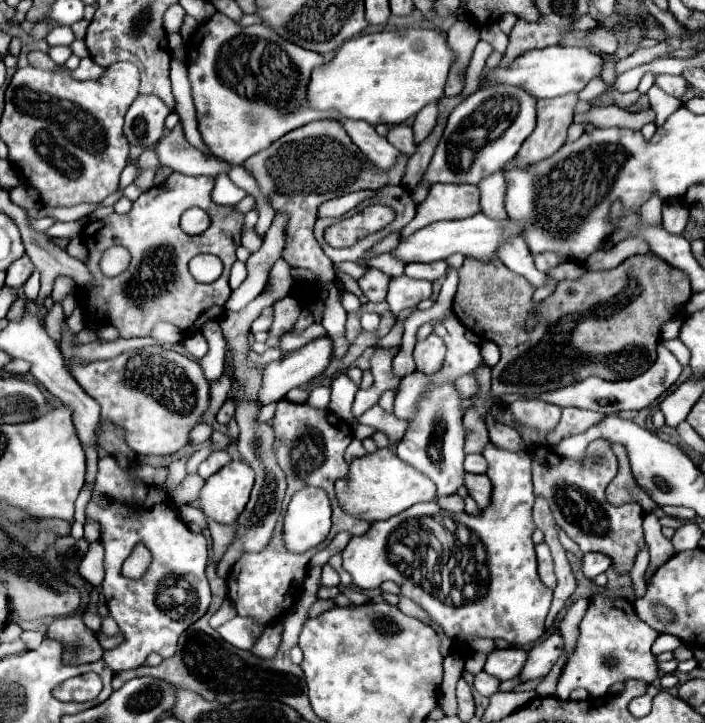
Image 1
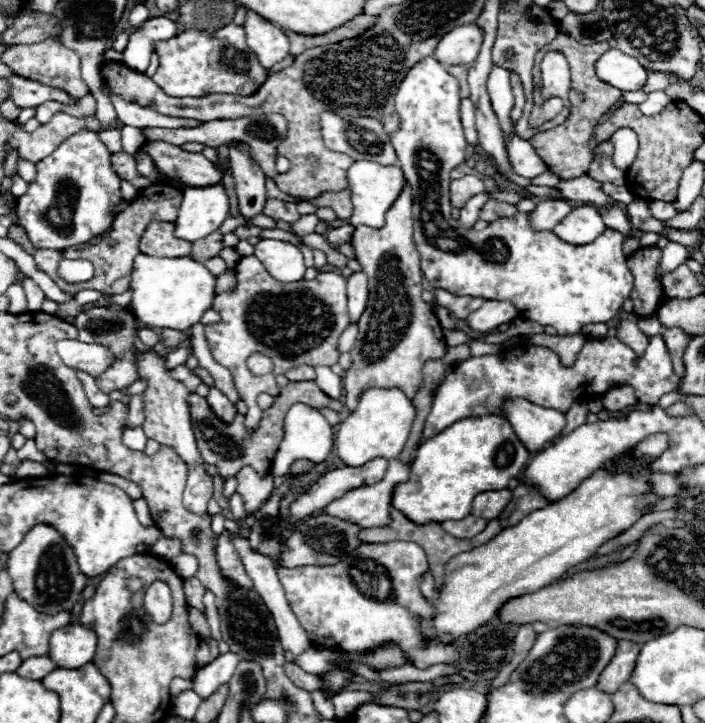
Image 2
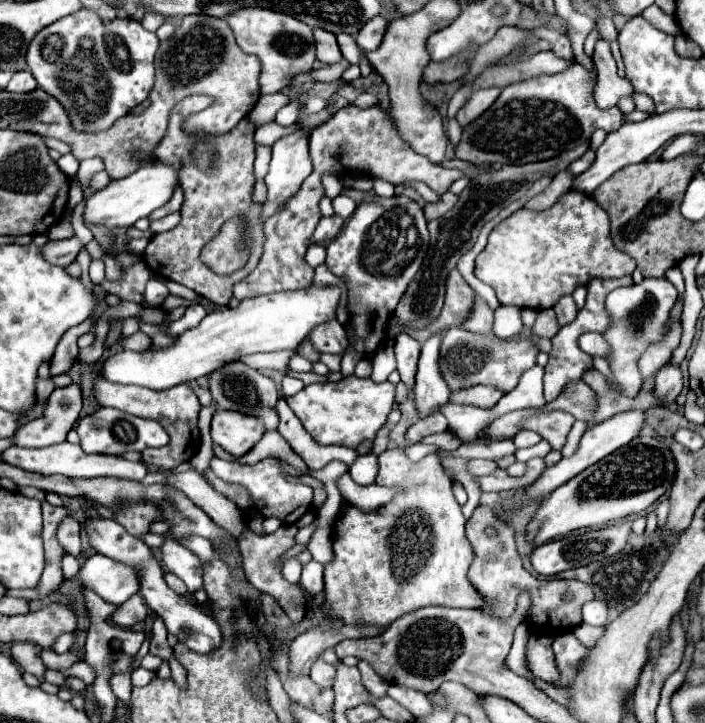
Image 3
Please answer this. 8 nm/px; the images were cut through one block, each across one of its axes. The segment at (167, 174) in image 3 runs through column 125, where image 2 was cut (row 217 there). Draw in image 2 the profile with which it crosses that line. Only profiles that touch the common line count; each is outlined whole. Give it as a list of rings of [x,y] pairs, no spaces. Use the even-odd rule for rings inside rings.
[[[222,184],[206,188],[184,188],[184,198],[178,210],[176,236],[188,242],[206,238],[228,218],[230,198]]]

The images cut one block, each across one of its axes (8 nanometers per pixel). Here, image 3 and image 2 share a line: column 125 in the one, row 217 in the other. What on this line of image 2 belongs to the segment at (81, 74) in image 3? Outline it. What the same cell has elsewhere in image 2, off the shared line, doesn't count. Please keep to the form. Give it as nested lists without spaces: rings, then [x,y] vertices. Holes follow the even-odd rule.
[[[80,130],[80,134],[72,134],[72,138],[66,138],[48,158],[36,162],[36,178],[28,184],[28,192],[18,198],[18,224],[24,226],[30,242],[36,248],[48,248],[48,250],[66,250],[70,246],[84,244],[92,240],[94,236],[106,232],[116,214],[116,206],[120,206],[122,194],[120,194],[120,176],[114,172],[110,162],[110,152],[106,146],[98,140],[98,134],[92,134],[92,130]]]

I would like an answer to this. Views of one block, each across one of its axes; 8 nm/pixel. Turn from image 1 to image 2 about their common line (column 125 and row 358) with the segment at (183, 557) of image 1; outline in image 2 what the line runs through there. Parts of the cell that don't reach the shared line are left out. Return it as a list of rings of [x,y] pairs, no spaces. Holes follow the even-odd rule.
[[[662,334],[652,336],[646,352],[638,358],[632,348],[618,342],[616,338],[604,340],[588,340],[584,342],[576,362],[572,368],[562,368],[560,356],[544,346],[518,346],[510,352],[498,356],[472,356],[460,364],[456,364],[438,386],[430,416],[424,424],[424,438],[440,434],[450,424],[482,414],[502,414],[502,398],[520,396],[538,406],[554,408],[560,412],[568,412],[572,402],[580,398],[590,398],[606,392],[612,384],[630,384],[636,392],[638,402],[642,404],[658,404],[662,394],[676,390],[680,378],[674,374],[672,360],[668,348],[664,346]]]

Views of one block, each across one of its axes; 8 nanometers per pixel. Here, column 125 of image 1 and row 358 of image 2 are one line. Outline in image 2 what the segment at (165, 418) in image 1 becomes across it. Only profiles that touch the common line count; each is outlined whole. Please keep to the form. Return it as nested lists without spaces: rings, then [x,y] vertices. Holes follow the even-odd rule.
[[[408,182],[390,206],[386,224],[382,228],[356,226],[352,246],[362,272],[368,276],[368,310],[364,310],[358,322],[358,342],[350,350],[352,368],[344,374],[346,408],[352,412],[360,400],[360,394],[368,388],[402,388],[414,398],[422,382],[422,366],[430,358],[442,358],[446,354],[446,342],[442,326],[434,316],[428,302],[422,300],[422,270],[420,254],[412,242],[412,192]]]

